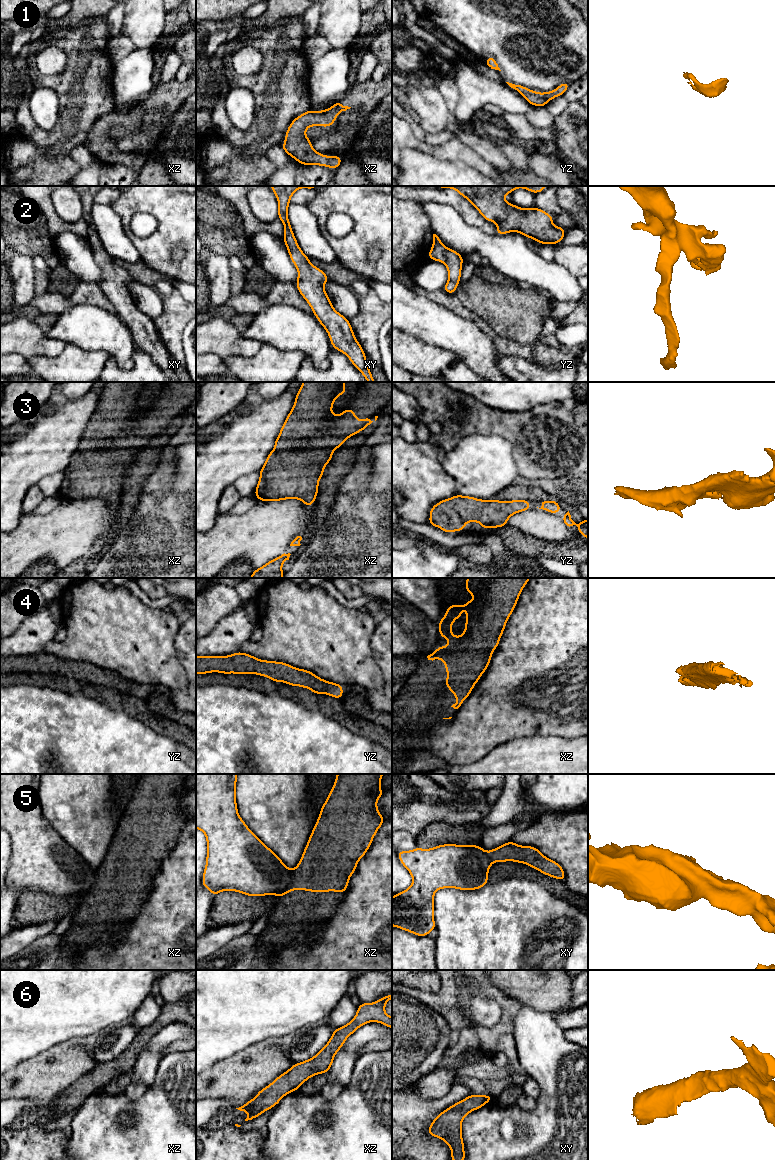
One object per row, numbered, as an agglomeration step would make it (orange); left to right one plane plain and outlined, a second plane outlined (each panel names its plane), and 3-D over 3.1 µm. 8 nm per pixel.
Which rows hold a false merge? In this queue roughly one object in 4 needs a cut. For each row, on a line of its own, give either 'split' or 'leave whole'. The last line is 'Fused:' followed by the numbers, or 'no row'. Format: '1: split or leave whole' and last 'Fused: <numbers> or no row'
1: leave whole
2: leave whole
3: leave whole
4: leave whole
5: split
6: leave whole
Fused: 5

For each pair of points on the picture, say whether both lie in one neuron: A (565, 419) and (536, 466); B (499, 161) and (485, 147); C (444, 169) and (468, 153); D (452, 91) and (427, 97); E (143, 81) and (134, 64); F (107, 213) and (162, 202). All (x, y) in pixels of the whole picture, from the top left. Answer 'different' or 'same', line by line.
A: same
B: same
C: different
D: different
E: same
F: different

